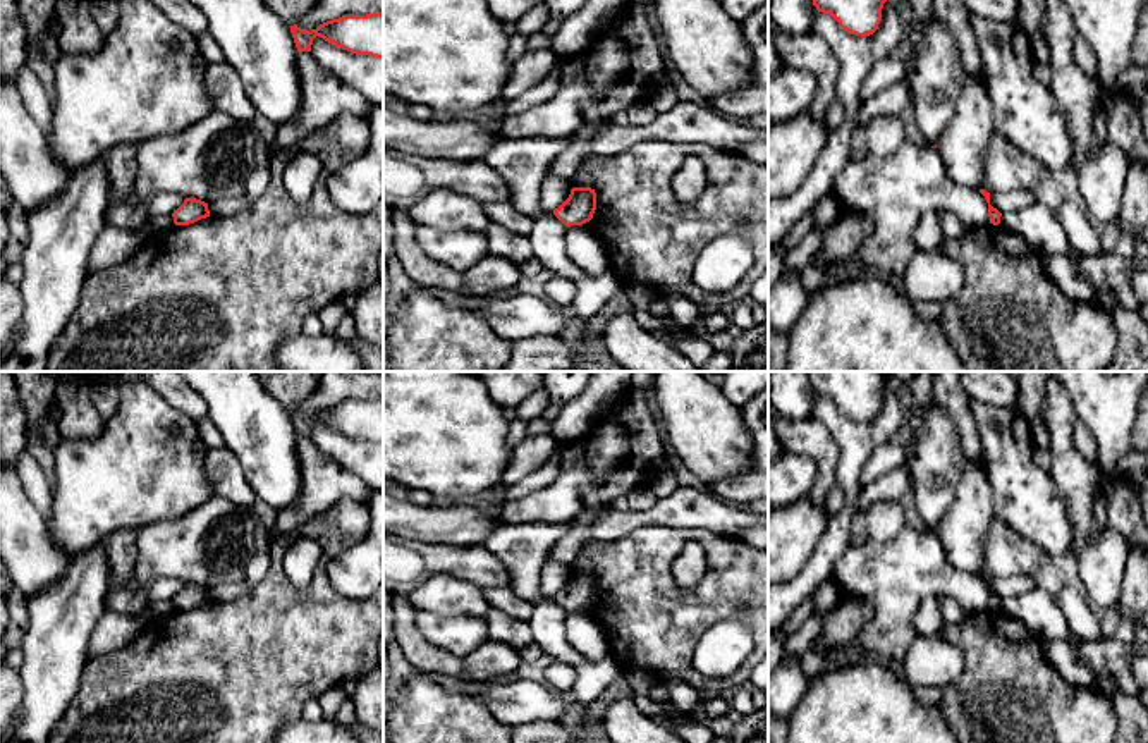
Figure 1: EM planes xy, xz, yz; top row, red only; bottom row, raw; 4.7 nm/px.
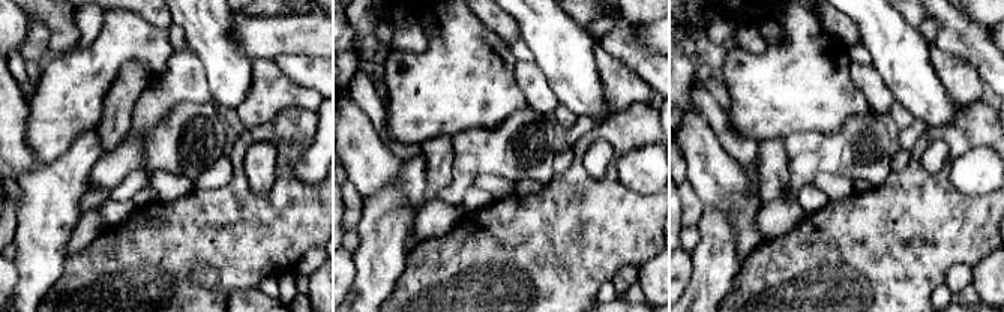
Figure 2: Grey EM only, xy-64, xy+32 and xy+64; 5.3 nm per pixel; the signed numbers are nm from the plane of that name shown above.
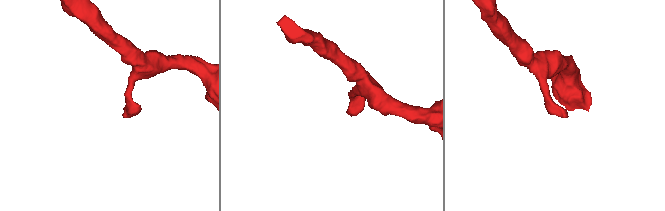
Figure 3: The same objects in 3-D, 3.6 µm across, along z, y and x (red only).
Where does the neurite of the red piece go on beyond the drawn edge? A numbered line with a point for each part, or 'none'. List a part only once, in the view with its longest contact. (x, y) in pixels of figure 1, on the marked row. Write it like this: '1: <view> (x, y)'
none

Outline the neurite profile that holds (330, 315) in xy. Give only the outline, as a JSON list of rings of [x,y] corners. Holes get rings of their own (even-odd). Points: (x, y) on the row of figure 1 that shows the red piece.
[[[333,299],[325,308],[321,308],[316,315],[323,325],[323,334],[333,335],[339,327],[339,322],[345,313],[347,308],[342,299]]]

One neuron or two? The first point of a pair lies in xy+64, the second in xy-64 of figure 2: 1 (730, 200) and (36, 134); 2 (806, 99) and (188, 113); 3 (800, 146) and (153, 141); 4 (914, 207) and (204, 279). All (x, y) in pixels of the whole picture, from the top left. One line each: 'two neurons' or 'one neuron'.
1: two neurons
2: two neurons
3: one neuron
4: two neurons

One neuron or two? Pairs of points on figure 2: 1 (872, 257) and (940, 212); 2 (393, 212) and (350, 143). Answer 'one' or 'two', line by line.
1: one
2: two

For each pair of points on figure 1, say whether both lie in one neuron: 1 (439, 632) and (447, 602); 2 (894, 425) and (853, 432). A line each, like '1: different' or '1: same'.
1: different
2: same

